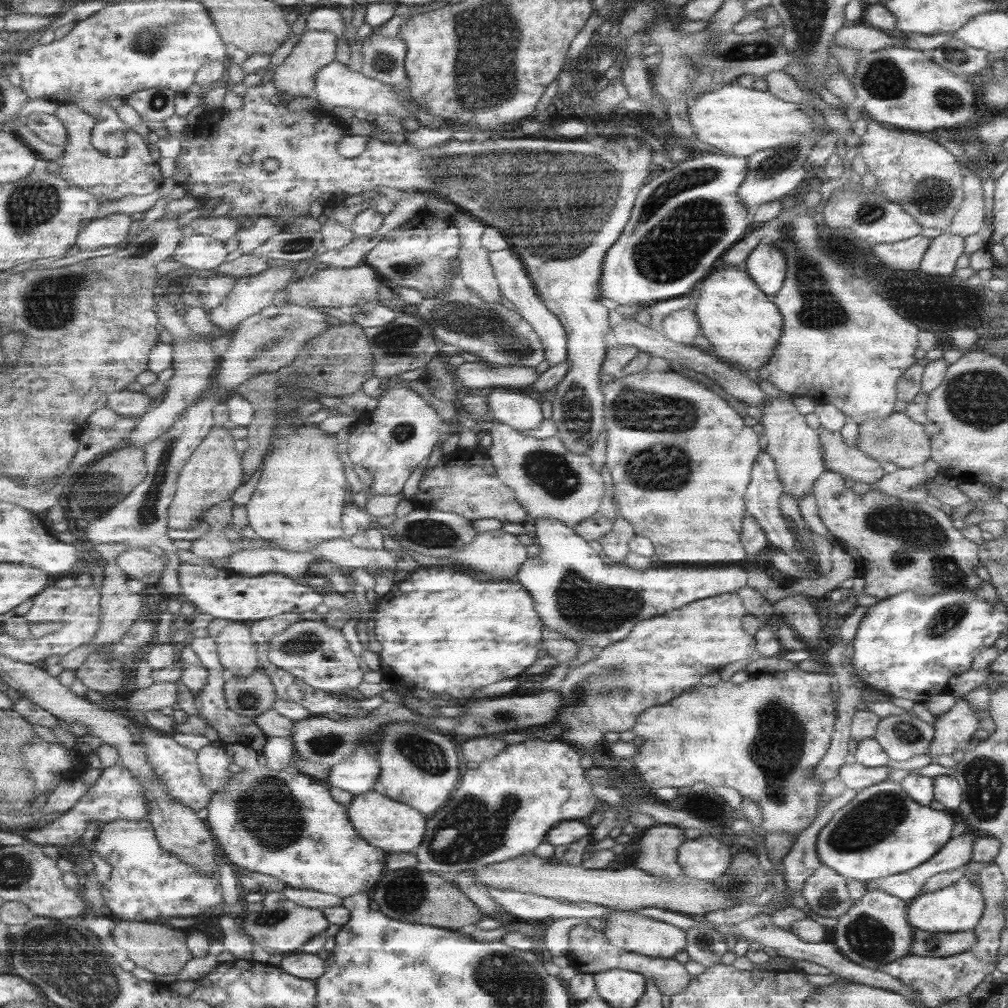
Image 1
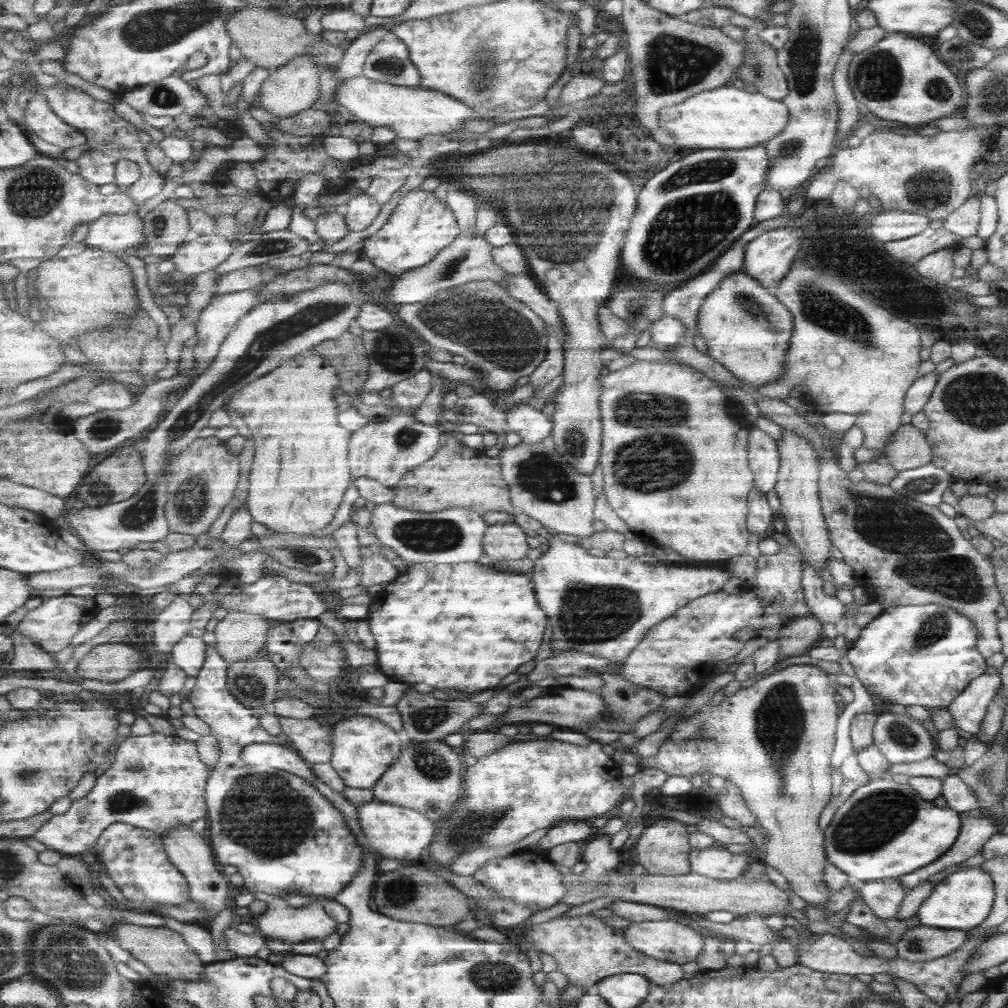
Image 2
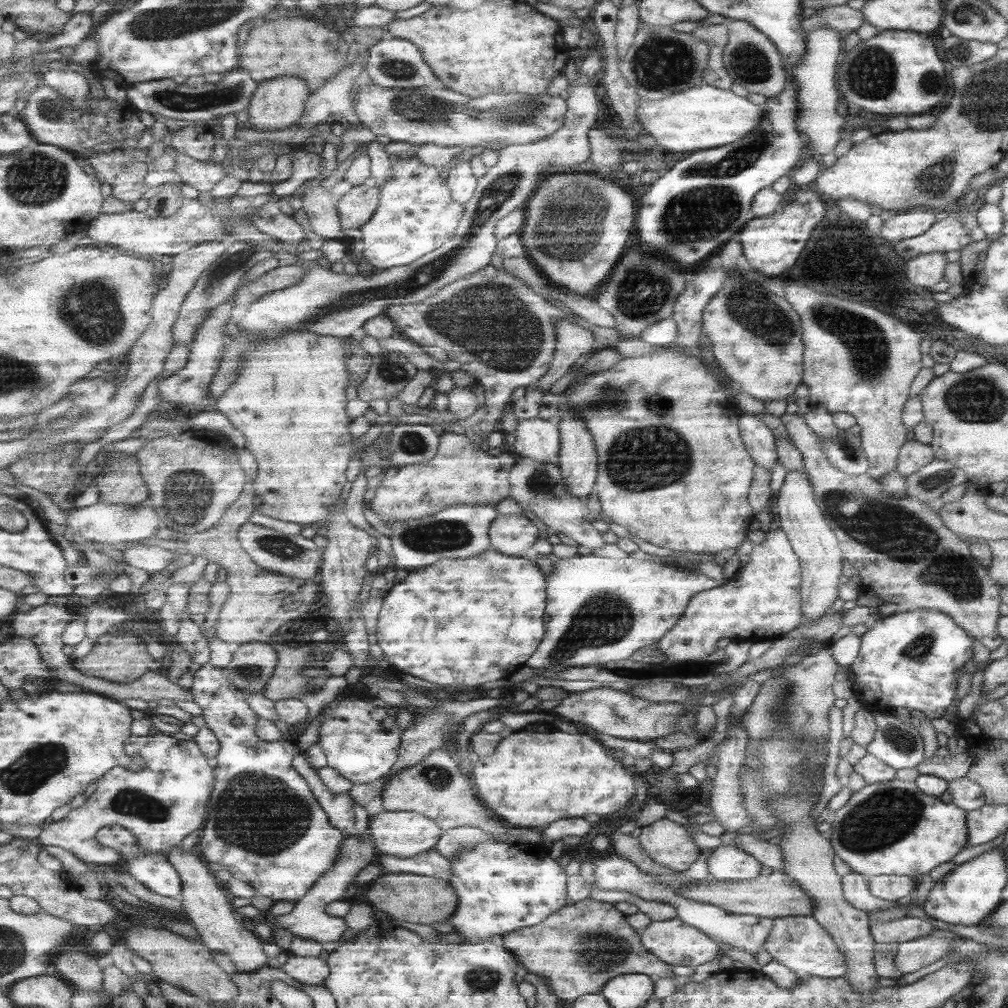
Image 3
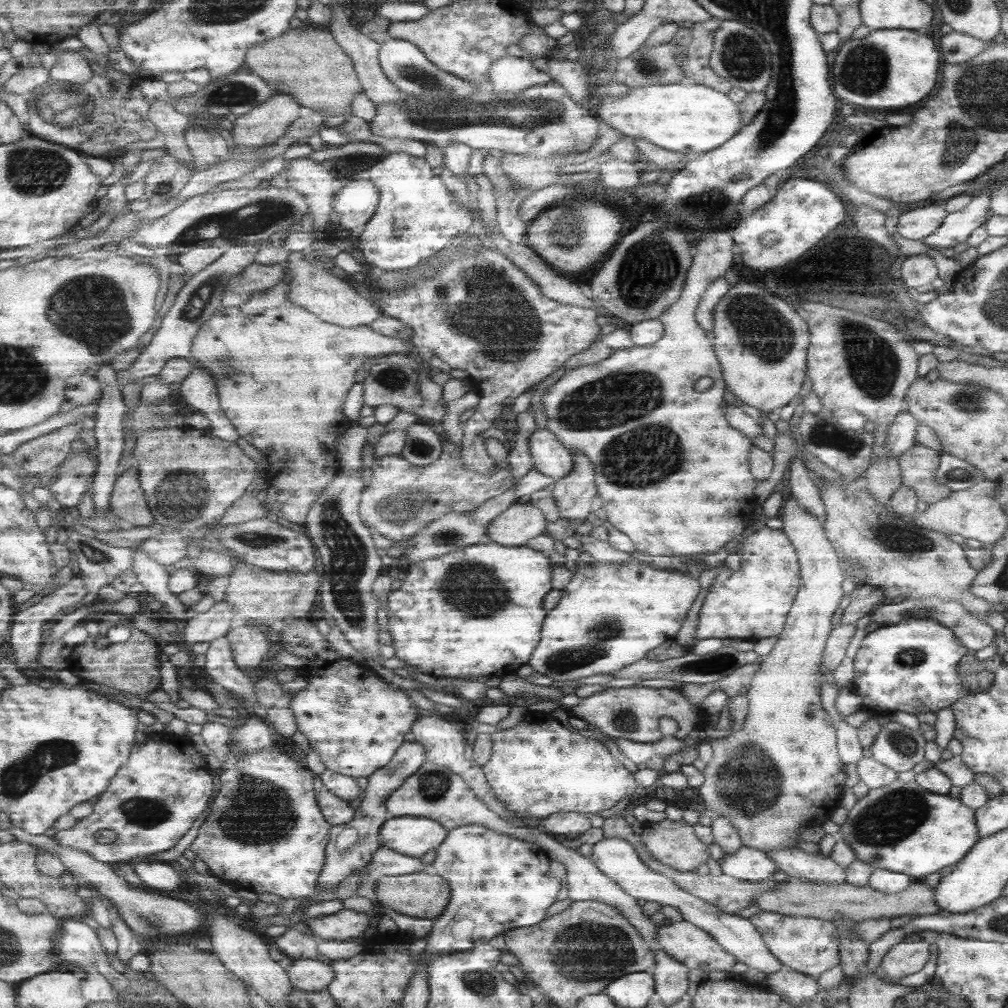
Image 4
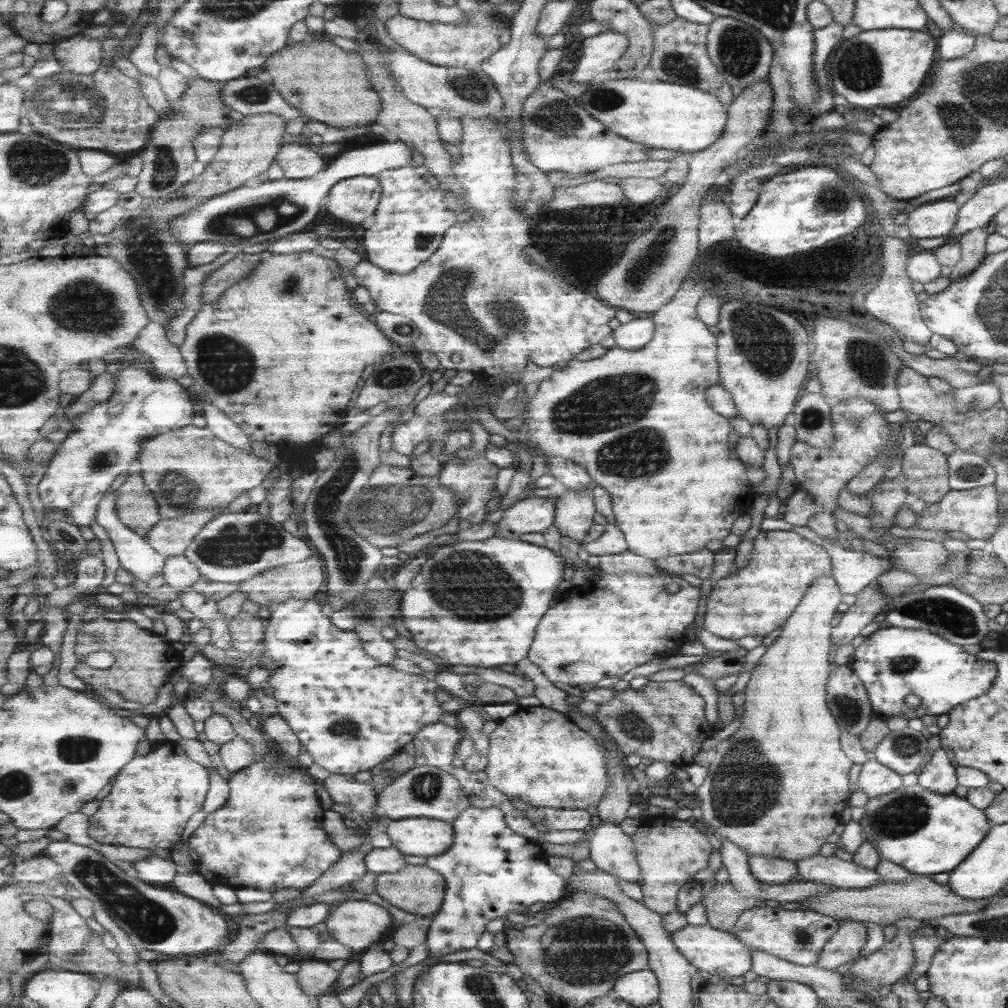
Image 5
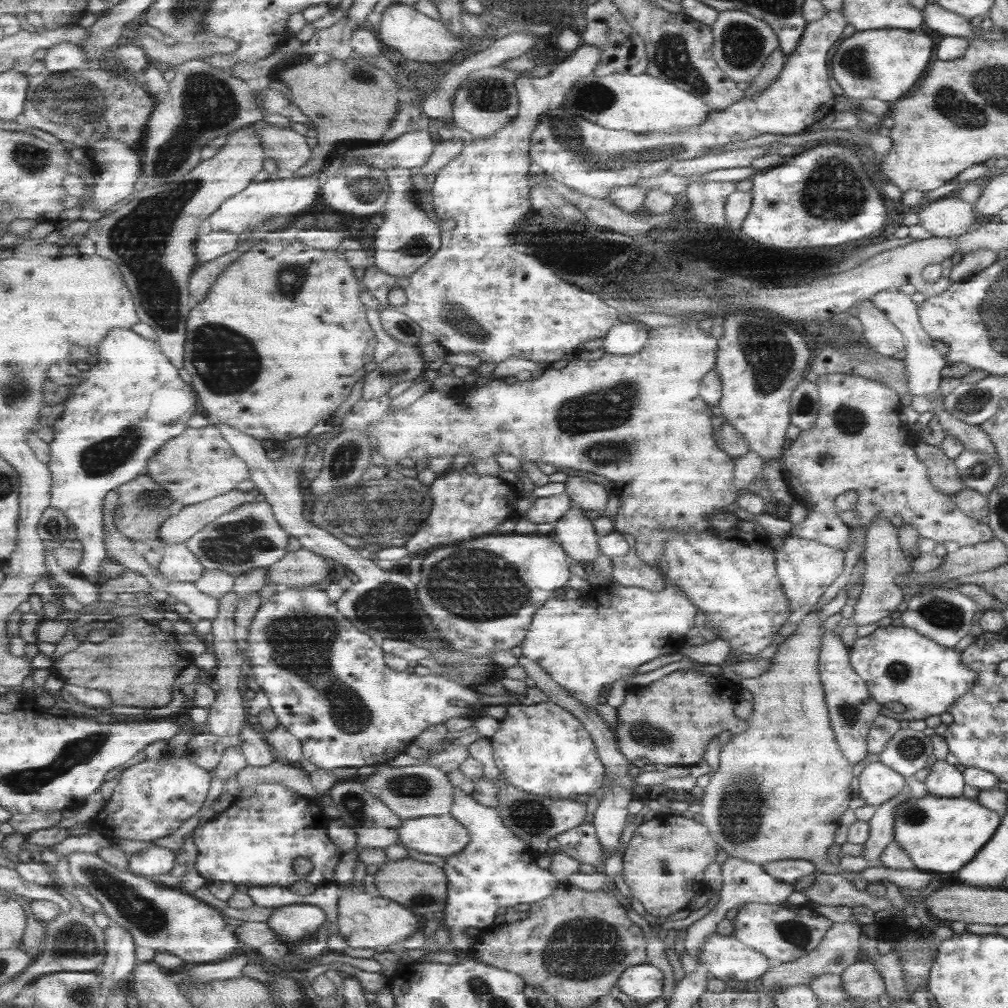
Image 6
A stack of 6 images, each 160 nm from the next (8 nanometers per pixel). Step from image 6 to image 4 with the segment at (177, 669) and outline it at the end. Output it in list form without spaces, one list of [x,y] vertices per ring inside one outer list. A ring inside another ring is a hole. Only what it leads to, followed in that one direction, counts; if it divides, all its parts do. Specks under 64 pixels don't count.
[[[117,613],[94,614],[92,618],[99,625],[96,636],[89,636],[88,641],[75,647],[67,658],[64,666],[67,670],[74,672],[83,681],[92,681],[100,685],[109,686],[121,692],[127,692],[131,696],[147,696],[161,686],[161,664],[159,663],[158,642],[145,634],[145,630],[136,630],[133,622],[125,615]],[[113,626],[125,626],[132,631],[133,640],[120,645],[109,645],[104,649],[97,649],[96,638],[104,638],[107,630]]]

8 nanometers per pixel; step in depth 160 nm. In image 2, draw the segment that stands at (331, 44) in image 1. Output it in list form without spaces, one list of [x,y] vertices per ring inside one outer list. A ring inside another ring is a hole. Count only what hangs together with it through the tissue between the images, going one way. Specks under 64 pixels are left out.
[[[312,54],[300,56],[281,69],[270,70],[270,75],[259,91],[261,109],[271,113],[278,119],[292,118],[305,110],[313,108],[313,104],[321,98],[321,77],[323,71],[314,60]]]

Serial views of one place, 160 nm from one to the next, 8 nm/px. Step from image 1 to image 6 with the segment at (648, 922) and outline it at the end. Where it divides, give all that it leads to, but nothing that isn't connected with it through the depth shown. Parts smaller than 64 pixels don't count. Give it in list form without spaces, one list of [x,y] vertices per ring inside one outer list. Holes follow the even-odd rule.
[[[716,932],[702,946],[701,960],[715,978],[728,984],[761,977],[771,965],[771,960],[759,951],[746,947],[737,937]]]

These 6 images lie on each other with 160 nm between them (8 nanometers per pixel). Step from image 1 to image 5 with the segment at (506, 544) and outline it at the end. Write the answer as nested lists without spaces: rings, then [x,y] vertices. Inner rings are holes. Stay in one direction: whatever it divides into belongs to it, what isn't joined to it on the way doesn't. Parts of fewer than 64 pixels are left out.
[[[529,497],[497,515],[497,536],[519,538],[523,532],[544,533],[556,521],[558,497]]]

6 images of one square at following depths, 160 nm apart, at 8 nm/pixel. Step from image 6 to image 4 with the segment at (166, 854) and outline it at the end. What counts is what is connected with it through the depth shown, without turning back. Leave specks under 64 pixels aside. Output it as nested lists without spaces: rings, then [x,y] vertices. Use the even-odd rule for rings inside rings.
[[[149,862],[149,864],[134,864],[136,874],[149,890],[157,892],[173,892],[181,881],[183,873],[178,872],[174,864],[161,864],[161,862]]]

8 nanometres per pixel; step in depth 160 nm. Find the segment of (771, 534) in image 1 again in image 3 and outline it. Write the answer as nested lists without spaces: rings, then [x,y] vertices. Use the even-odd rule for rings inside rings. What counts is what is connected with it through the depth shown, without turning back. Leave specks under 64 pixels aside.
[[[741,413],[741,438],[745,438],[744,449],[754,462],[771,472],[776,460],[775,435],[751,413]]]

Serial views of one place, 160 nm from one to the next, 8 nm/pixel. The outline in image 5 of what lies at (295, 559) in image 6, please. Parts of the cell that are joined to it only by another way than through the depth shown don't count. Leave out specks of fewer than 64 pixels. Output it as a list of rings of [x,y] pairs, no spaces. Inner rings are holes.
[[[316,553],[305,562],[297,562],[297,564],[289,564],[289,566],[277,566],[277,568],[266,570],[265,573],[251,578],[249,582],[244,581],[239,584],[237,592],[243,592],[245,598],[256,603],[259,608],[275,608],[283,600],[291,598],[309,600],[314,598],[325,584],[325,564],[323,562],[321,556]]]

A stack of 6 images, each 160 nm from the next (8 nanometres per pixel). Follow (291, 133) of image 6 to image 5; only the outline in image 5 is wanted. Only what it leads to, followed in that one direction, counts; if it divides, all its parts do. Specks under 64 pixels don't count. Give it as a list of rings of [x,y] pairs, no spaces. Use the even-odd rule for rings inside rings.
[[[285,142],[276,160],[287,179],[307,179],[309,176],[317,176],[325,168],[323,155],[302,142]]]

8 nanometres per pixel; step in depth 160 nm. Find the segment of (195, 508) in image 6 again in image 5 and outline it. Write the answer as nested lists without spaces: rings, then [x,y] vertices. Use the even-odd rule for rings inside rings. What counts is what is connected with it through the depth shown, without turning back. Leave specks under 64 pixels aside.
[[[220,508],[191,511],[179,518],[161,519],[146,536],[150,545],[166,557],[183,555],[190,542],[211,522]]]

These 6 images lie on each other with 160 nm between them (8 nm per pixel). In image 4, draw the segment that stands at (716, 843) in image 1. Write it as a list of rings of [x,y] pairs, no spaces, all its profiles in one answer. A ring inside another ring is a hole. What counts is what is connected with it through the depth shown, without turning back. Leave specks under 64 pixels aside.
[[[741,846],[735,854],[723,855],[720,861],[721,872],[745,882],[777,879],[777,866],[769,860],[769,857],[764,851]]]

